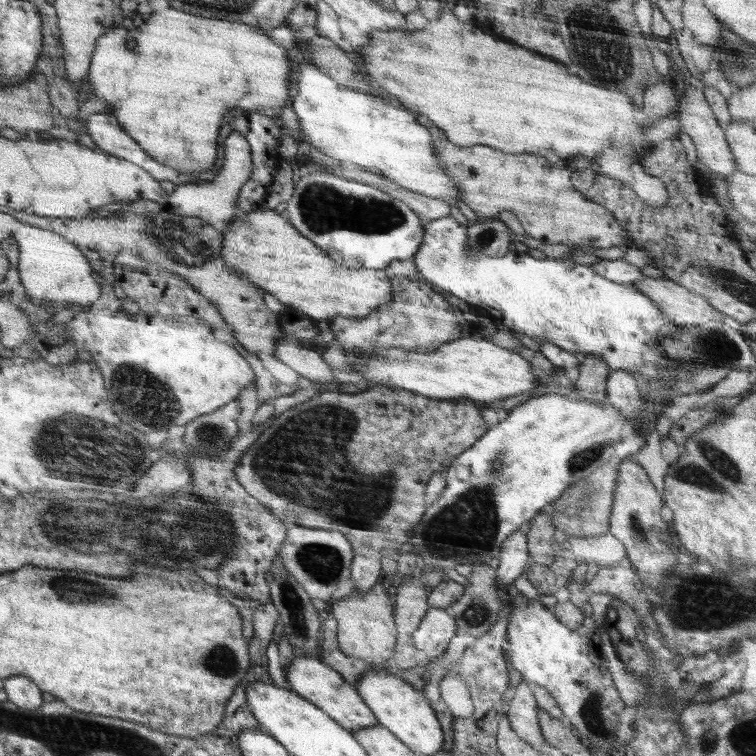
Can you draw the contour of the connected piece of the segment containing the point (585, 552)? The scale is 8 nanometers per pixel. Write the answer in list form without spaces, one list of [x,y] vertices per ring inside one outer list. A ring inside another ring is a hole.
[[[607,530],[603,535],[595,535],[592,538],[569,538],[570,548],[573,557],[576,559],[577,565],[582,562],[589,563],[595,562],[596,565],[602,569],[605,567],[613,567],[625,558],[625,546],[615,536],[610,534]],[[610,554],[614,560],[610,560]]]

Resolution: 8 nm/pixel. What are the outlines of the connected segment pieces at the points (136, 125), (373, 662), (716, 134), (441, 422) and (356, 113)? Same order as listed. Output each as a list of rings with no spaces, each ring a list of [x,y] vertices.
[[[169,7],[163,11],[155,11],[150,20],[144,21],[139,27],[132,27],[130,32],[126,32],[126,28],[114,28],[113,32],[107,33],[106,38],[98,40],[97,49],[93,53],[92,67],[89,76],[86,76],[86,82],[76,90],[81,98],[104,98],[109,105],[108,114],[113,114],[118,119],[118,123],[126,130],[126,133],[132,137],[146,153],[154,159],[158,159],[160,164],[166,165],[166,168],[178,169],[188,173],[198,173],[206,171],[206,169],[216,169],[220,160],[221,145],[218,142],[218,131],[224,124],[223,117],[229,112],[244,110],[247,112],[269,112],[278,107],[286,106],[286,102],[290,100],[290,72],[292,72],[292,64],[290,64],[290,54],[284,46],[272,42],[266,34],[256,32],[253,26],[244,23],[235,23],[226,19],[222,20],[206,20],[206,17],[193,16],[192,14],[181,12],[176,8]]]
[[[376,584],[368,593],[353,591],[344,598],[330,602],[327,614],[337,622],[337,640],[340,650],[352,658],[364,660],[373,667],[380,667],[396,650],[396,626],[392,618],[392,604],[382,584]]]
[[[700,85],[691,86],[690,89],[686,88],[681,99],[678,99],[678,104],[678,110],[674,115],[680,119],[682,125],[680,132],[686,133],[692,139],[701,164],[709,168],[708,174],[714,176],[716,180],[724,180],[724,178],[732,176],[734,172],[738,172],[734,155],[732,155],[724,136],[724,129],[717,124]]]
[[[374,384],[374,386],[365,386],[359,393],[341,393],[336,389],[331,389],[318,396],[311,398],[306,402],[301,402],[288,408],[286,412],[276,415],[270,423],[270,428],[258,437],[250,449],[235,464],[234,474],[238,483],[246,488],[246,492],[260,500],[266,508],[270,508],[273,516],[282,518],[282,520],[292,520],[299,526],[308,526],[308,528],[334,528],[338,532],[346,532],[350,544],[355,548],[367,546],[378,552],[383,549],[392,549],[396,552],[402,548],[403,544],[410,540],[414,534],[414,528],[420,523],[426,503],[426,482],[430,480],[430,476],[434,472],[446,472],[452,466],[454,460],[464,452],[468,451],[472,444],[477,443],[484,432],[488,430],[488,426],[484,424],[480,410],[470,402],[470,398],[458,399],[436,399],[428,398],[428,396],[420,396],[420,394],[404,390],[400,387]]]
[[[298,58],[296,61],[298,72],[294,72],[294,78],[298,93],[292,100],[292,110],[302,126],[302,131],[296,131],[300,141],[309,142],[336,160],[354,162],[412,192],[438,198],[449,205],[460,200],[460,185],[438,160],[428,123],[406,109],[388,104],[388,100],[382,100],[386,98],[383,95],[341,87],[312,62]]]

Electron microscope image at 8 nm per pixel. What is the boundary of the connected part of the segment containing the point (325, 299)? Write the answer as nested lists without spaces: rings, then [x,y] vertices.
[[[258,208],[252,212],[240,212],[224,231],[223,257],[226,264],[242,273],[250,285],[266,289],[268,293],[278,298],[285,306],[298,309],[310,318],[317,320],[332,320],[332,318],[364,318],[382,304],[392,300],[393,284],[385,269],[366,267],[348,268],[346,265],[337,264],[324,249],[314,244],[314,241],[302,235],[290,220],[280,215],[279,210]]]

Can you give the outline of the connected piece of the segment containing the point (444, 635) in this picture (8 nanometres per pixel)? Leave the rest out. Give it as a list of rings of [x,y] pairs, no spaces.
[[[431,607],[412,634],[414,646],[426,654],[428,661],[440,657],[450,638],[457,632],[457,622],[444,608]]]

